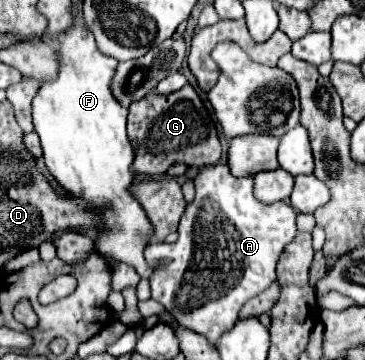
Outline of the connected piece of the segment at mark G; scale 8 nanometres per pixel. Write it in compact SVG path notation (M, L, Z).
M191 84L167 96L151 94L149 98L133 102L129 106L127 134L135 150L133 170L139 174L165 174L175 160L193 168L203 168L217 164L221 158L221 142L215 124Z

